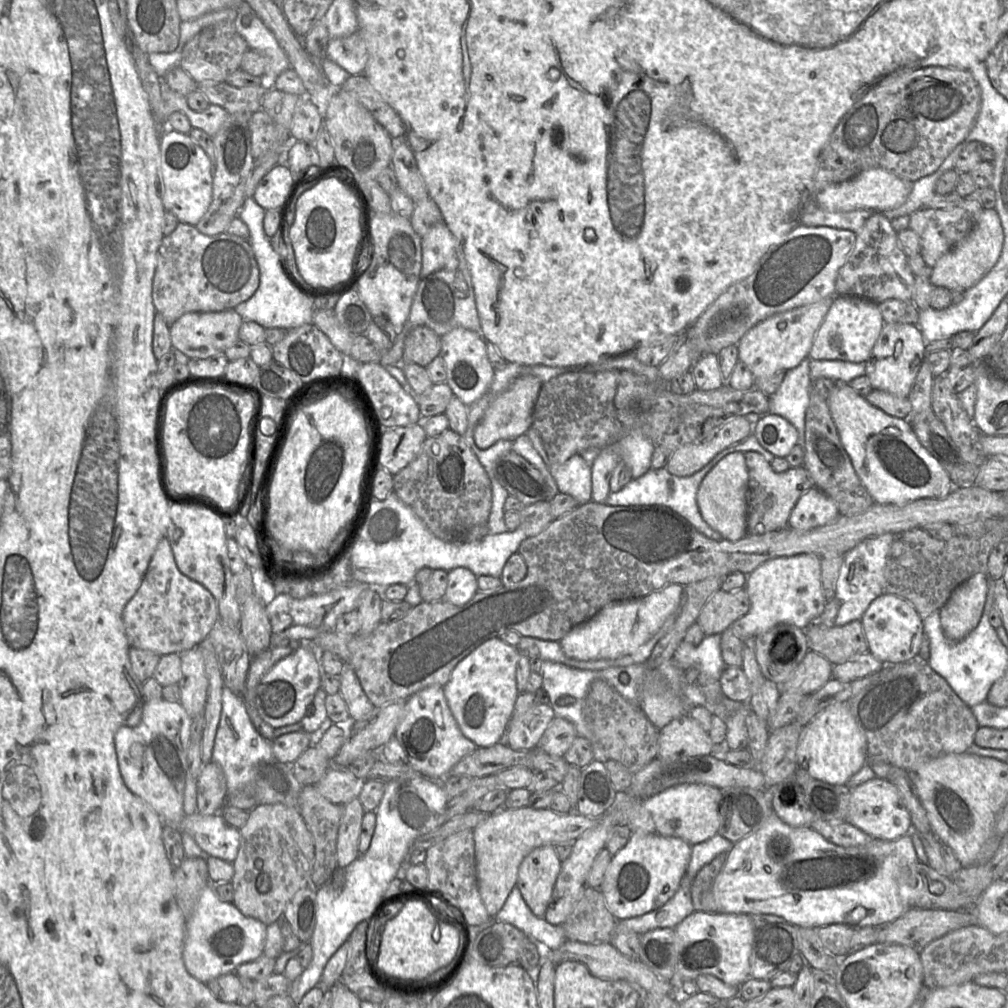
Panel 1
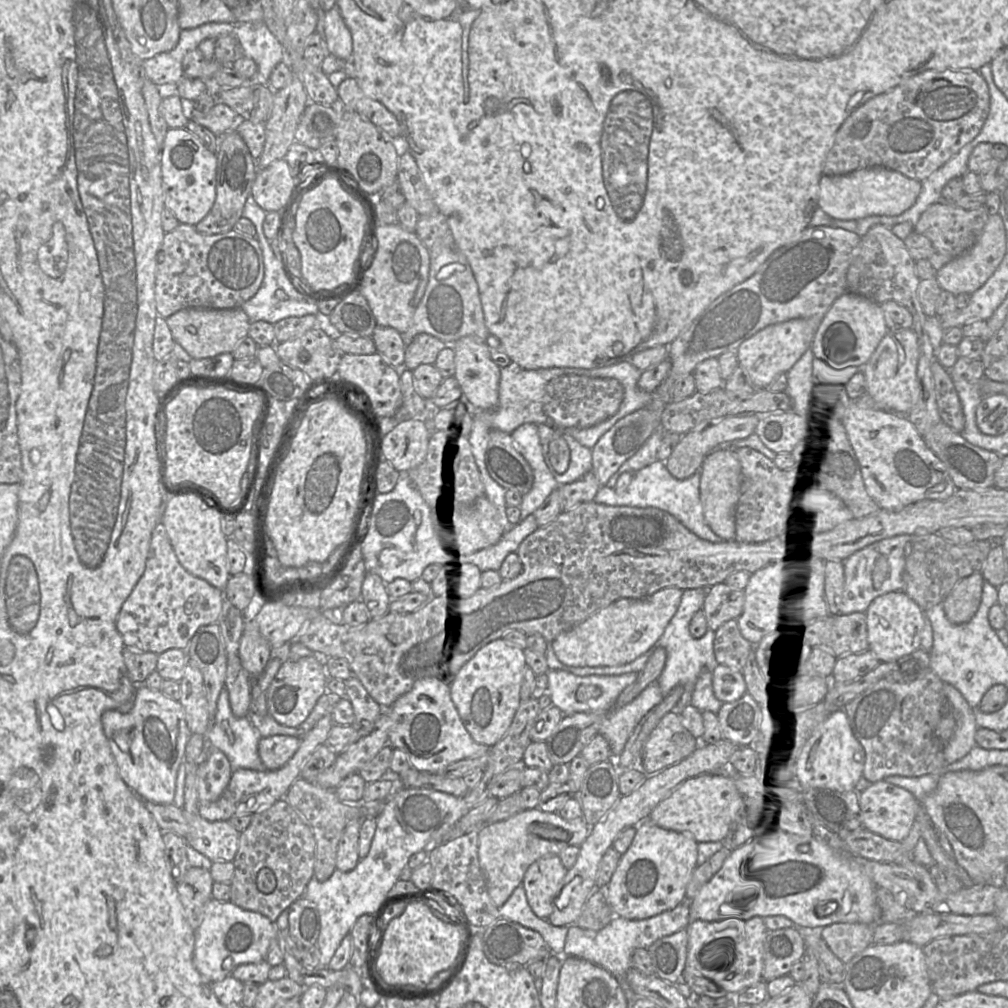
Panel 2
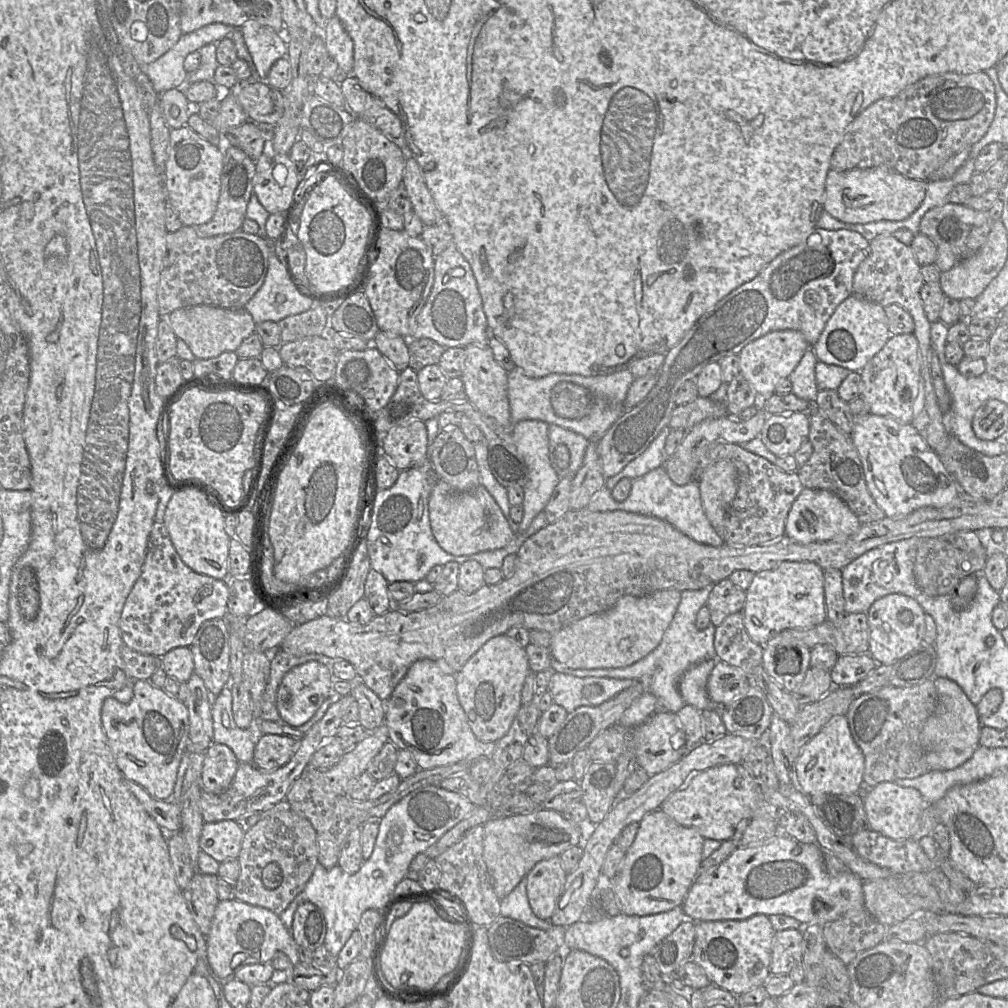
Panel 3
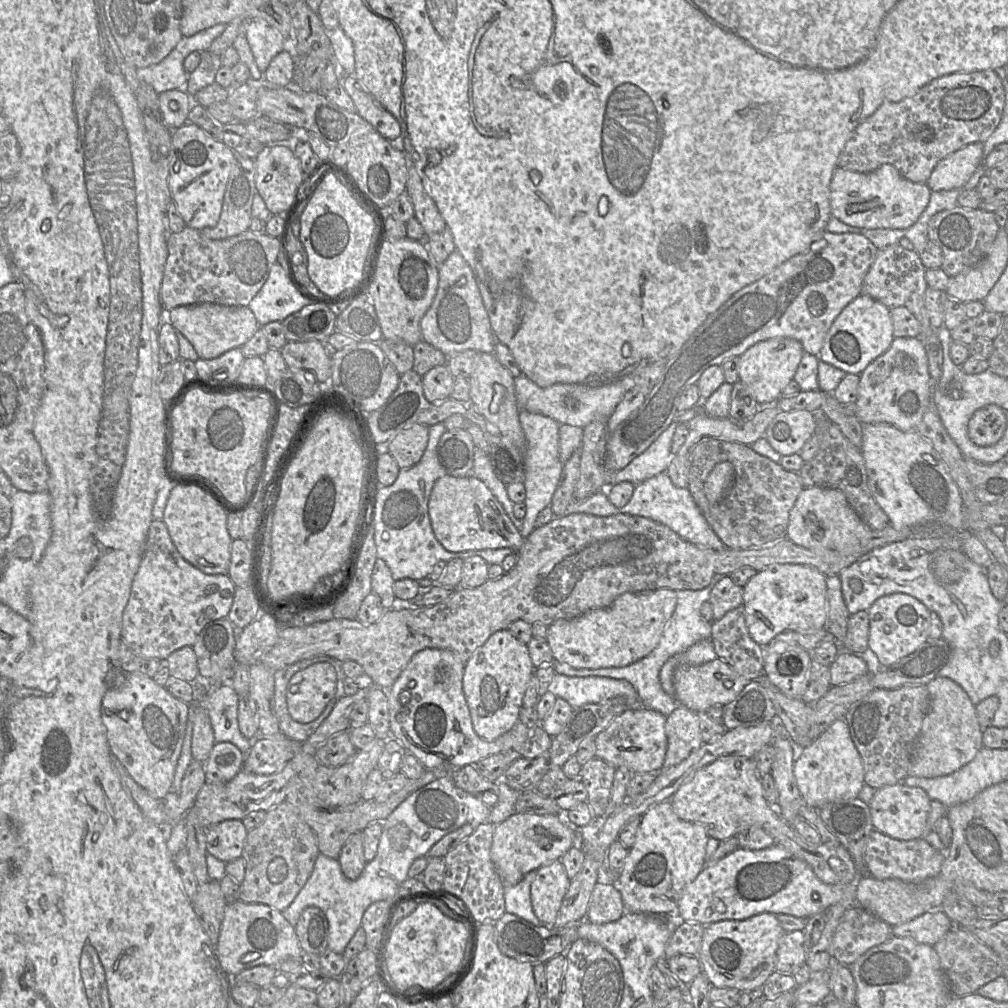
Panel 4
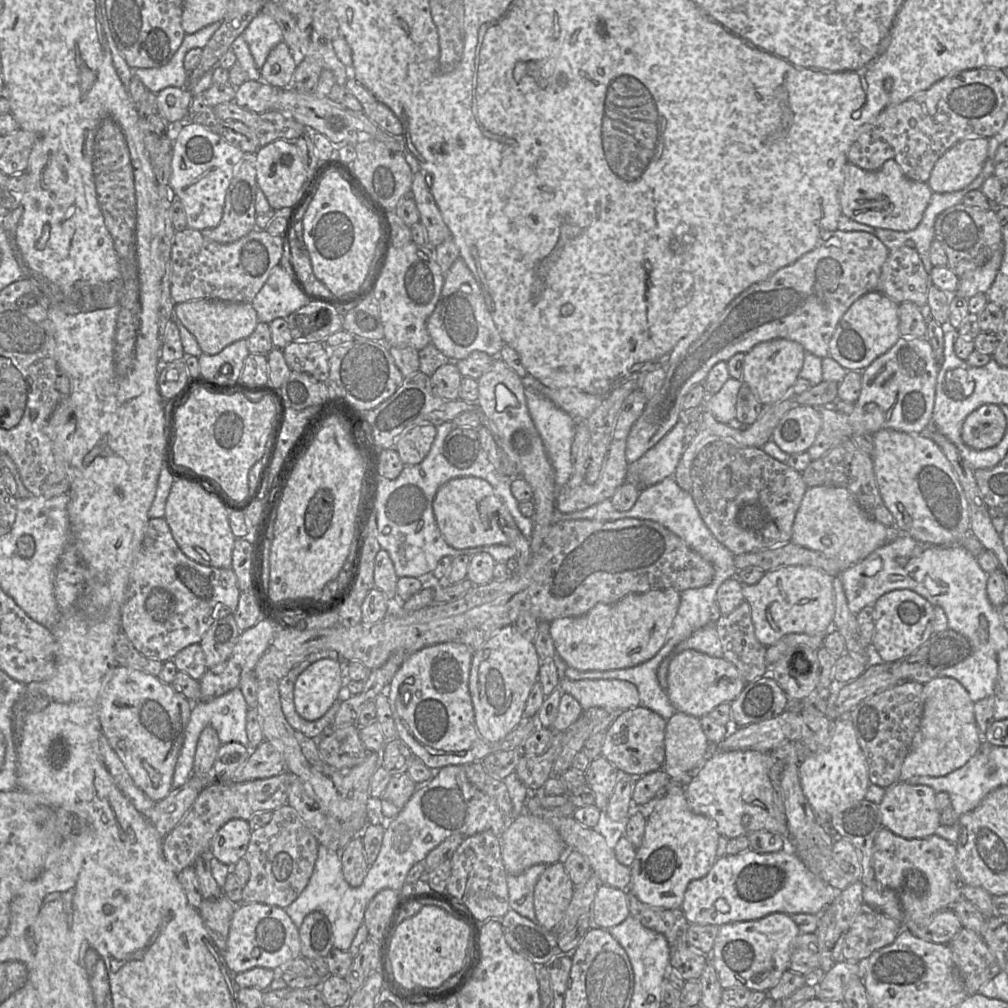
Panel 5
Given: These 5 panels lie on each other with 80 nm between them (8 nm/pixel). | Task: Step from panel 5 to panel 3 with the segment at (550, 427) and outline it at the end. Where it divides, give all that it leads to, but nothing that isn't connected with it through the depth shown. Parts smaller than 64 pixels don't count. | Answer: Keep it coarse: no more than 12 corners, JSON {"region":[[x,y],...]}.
{"region":[[522,420],[513,441],[529,473],[518,533],[544,510],[560,480],[550,462],[550,424]]}

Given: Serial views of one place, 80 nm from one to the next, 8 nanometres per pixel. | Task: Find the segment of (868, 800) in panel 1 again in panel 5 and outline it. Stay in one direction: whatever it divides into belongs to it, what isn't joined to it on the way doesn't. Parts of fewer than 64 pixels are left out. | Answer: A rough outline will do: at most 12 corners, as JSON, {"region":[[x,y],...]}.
{"region":[[896,782],[878,805],[883,828],[935,835],[941,812],[929,786]]}

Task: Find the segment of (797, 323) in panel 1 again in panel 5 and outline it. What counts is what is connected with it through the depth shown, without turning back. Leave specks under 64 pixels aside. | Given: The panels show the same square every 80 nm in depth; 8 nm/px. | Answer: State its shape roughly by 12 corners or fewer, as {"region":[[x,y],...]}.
{"region":[[778,338],[745,354],[742,381],[763,406],[791,392],[804,347]]}

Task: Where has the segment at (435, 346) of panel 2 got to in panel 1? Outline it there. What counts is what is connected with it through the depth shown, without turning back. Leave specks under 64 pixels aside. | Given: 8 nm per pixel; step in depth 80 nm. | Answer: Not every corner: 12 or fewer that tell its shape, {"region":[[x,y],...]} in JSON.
{"region":[[419,325],[404,340],[402,362],[426,367],[441,336]]}

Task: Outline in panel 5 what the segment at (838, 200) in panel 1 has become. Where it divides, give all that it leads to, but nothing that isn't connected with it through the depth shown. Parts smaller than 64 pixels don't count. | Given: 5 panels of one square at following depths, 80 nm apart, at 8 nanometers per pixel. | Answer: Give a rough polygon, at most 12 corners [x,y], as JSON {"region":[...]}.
{"region":[[895,160],[843,167],[842,214],[908,232],[933,191]]}

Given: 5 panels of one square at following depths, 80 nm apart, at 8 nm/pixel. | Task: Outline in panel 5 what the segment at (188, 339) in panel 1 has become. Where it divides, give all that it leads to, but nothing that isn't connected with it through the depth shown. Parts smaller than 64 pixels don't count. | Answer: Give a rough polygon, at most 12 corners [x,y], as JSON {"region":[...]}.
{"region":[[196,299],[174,316],[203,353],[247,339],[259,320],[249,302]]}

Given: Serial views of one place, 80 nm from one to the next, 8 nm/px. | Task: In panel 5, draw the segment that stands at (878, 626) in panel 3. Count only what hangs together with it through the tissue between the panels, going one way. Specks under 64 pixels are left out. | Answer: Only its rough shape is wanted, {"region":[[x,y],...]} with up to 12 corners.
{"region":[[909,589],[873,605],[871,646],[884,663],[933,635],[934,606]]}

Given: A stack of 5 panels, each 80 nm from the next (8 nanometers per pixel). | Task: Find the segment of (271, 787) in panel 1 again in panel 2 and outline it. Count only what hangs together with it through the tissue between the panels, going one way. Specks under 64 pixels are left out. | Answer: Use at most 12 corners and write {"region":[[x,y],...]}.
{"region":[[225,687],[206,738],[233,771],[266,770],[261,736],[233,715]]}

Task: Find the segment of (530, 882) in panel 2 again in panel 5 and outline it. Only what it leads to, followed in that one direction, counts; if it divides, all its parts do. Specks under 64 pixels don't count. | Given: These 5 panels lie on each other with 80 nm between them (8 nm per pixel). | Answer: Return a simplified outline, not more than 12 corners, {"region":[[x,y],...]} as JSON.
{"region":[[562,861],[534,889],[539,925],[554,929],[574,888]]}

